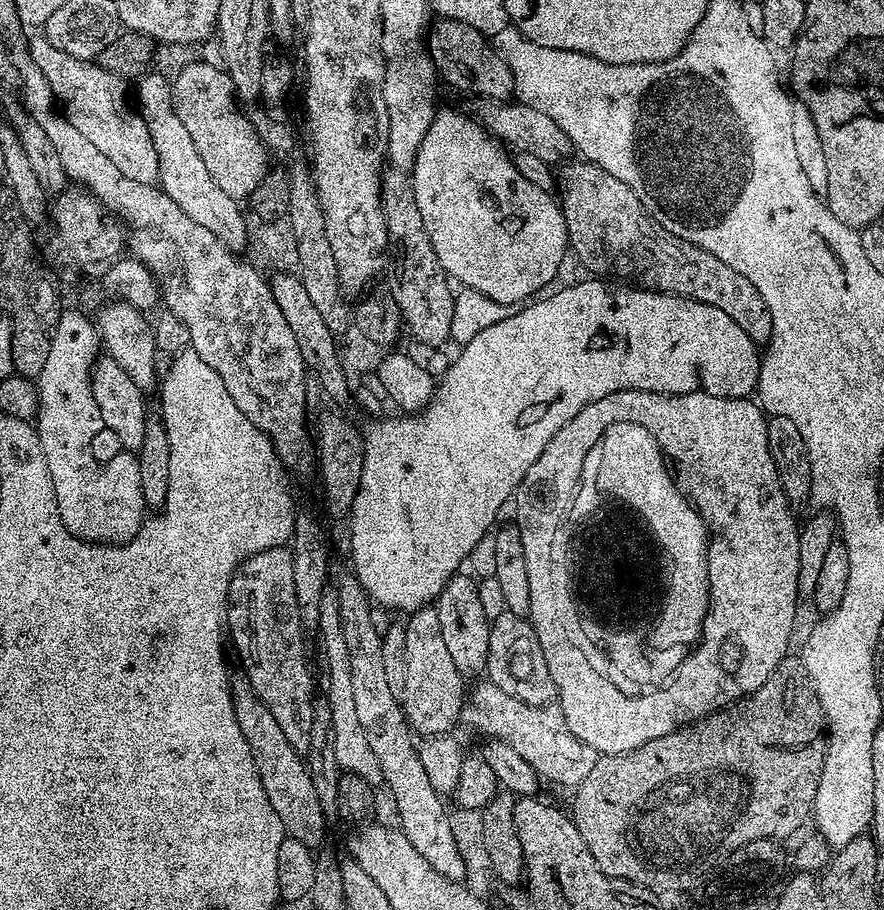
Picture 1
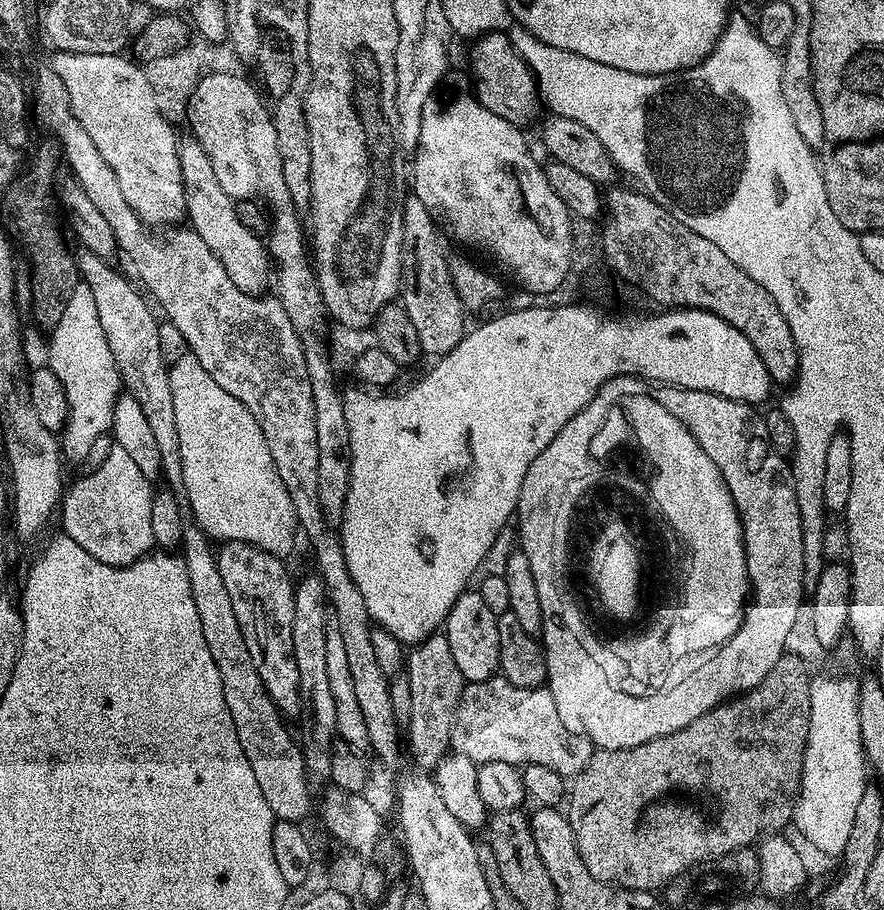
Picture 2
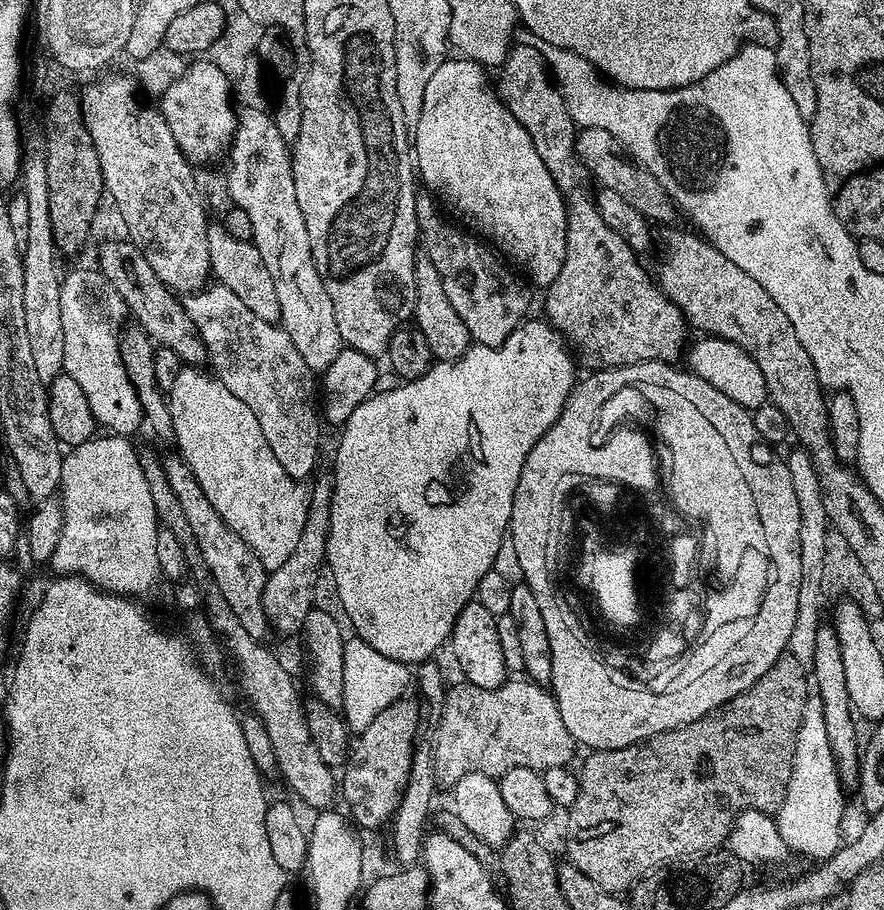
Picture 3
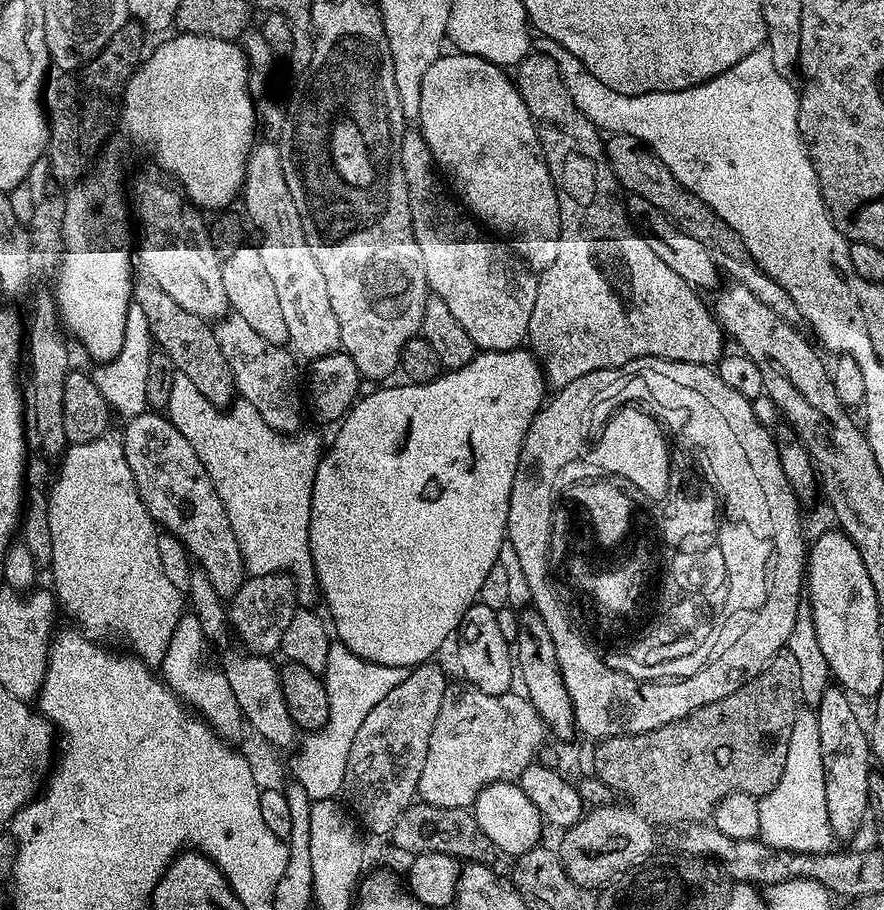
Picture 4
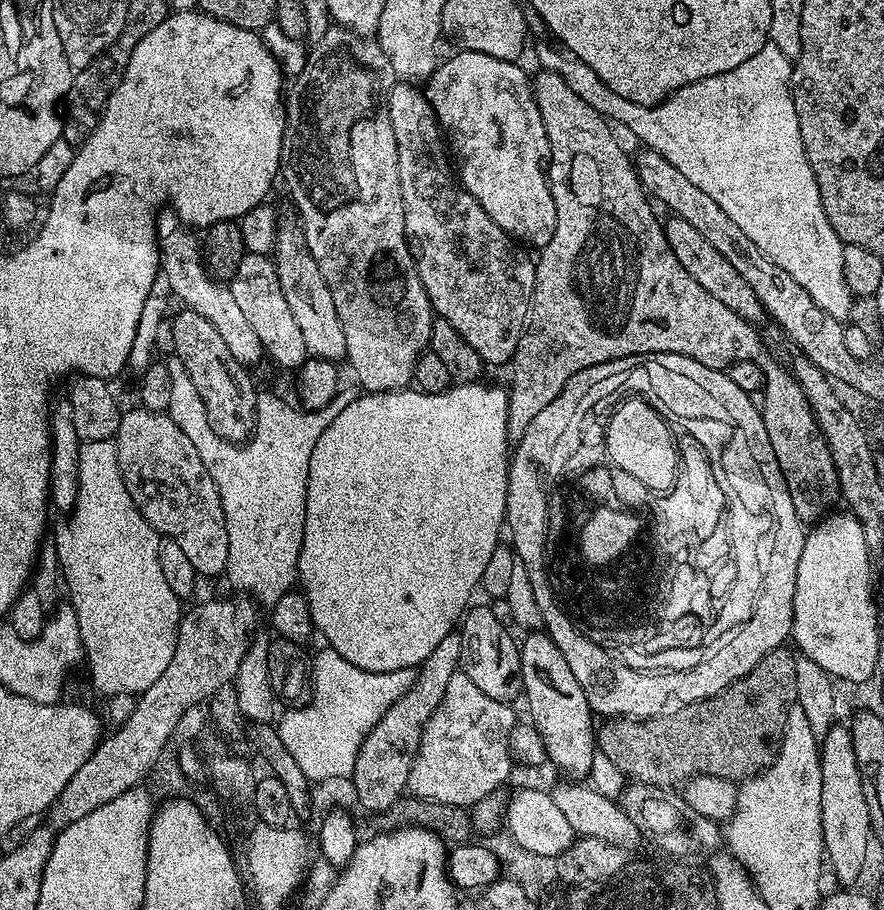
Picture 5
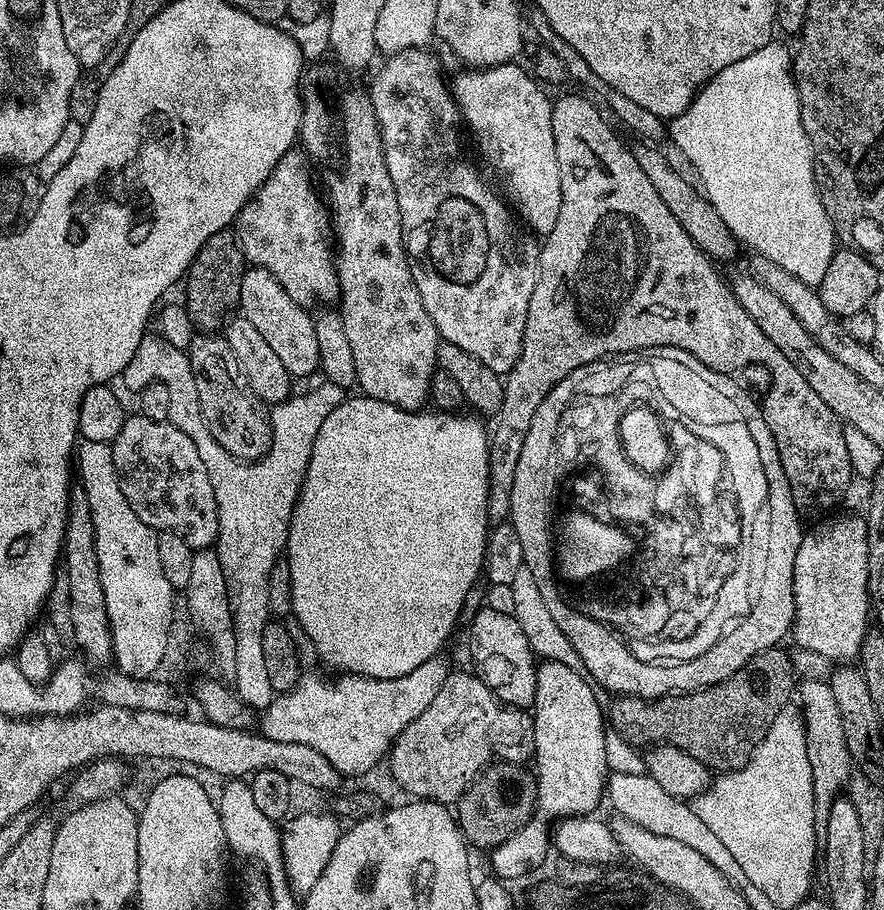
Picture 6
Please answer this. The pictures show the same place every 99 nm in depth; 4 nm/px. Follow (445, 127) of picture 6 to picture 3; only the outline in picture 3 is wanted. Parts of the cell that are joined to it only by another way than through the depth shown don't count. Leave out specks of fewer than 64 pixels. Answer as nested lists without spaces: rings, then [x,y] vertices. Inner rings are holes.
[[[428,194],[416,197],[416,221],[423,251],[428,260],[434,262],[434,270],[438,270],[438,278],[442,278],[442,286],[446,289],[446,298],[450,298],[454,310],[458,310],[458,318],[466,322],[466,330],[470,330],[473,341],[497,348],[529,315],[528,307],[532,304],[528,297],[529,285],[523,279],[520,281],[487,243],[481,242],[471,231],[455,228],[436,209],[435,203],[437,201]]]

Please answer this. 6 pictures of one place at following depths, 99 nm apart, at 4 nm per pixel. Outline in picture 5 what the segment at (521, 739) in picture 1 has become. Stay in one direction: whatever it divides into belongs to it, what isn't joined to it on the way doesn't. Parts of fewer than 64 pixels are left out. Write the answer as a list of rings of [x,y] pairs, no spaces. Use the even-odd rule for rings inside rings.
[[[459,670],[447,683],[441,704],[421,730],[421,742],[417,748],[413,765],[410,766],[407,791],[413,792],[416,800],[432,800],[435,804],[453,804],[467,809],[492,795],[501,787],[500,783],[511,774],[514,761],[508,752],[508,739],[511,730],[518,723],[518,717],[511,712],[509,705],[502,700],[482,694],[464,671]]]

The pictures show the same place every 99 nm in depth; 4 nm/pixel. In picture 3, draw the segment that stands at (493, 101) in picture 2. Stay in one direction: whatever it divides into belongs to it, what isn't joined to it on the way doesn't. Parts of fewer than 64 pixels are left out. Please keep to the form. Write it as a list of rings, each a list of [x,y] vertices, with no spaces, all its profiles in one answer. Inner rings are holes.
[[[535,43],[516,44],[509,50],[508,56],[504,59],[503,64],[499,65],[500,81],[495,81],[494,88],[500,97],[500,101],[507,106],[510,114],[514,114],[514,118],[518,118],[518,122],[522,122],[522,126],[526,126],[526,134],[530,134],[530,142],[534,142],[534,150],[538,150],[538,158],[542,158],[542,162],[546,162],[546,170],[550,170],[550,174],[556,179],[556,184],[560,191],[564,194],[564,207],[568,210],[568,229],[566,230],[566,258],[562,262],[562,270],[558,274],[558,278],[554,278],[552,284],[547,285],[544,296],[544,312],[549,324],[564,337],[565,341],[570,345],[571,351],[575,353],[580,360],[585,364],[585,369],[599,370],[601,368],[627,368],[629,364],[638,364],[641,360],[666,360],[669,362],[679,361],[682,353],[685,351],[686,343],[684,339],[690,333],[689,325],[686,323],[686,318],[680,313],[680,308],[674,301],[668,297],[660,288],[659,283],[640,265],[641,257],[635,252],[630,245],[619,236],[616,231],[610,226],[606,226],[606,222],[602,218],[602,214],[596,208],[596,197],[593,189],[588,189],[590,185],[590,177],[587,170],[584,169],[584,164],[576,158],[576,133],[578,126],[572,121],[570,110],[566,110],[566,102],[564,95],[560,93],[556,87],[553,77],[550,75],[548,63],[544,61],[544,55],[541,54]]]

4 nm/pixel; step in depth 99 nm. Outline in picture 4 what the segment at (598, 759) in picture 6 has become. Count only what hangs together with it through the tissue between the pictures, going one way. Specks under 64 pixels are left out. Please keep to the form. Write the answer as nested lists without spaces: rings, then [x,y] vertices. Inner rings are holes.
[[[534,607],[519,609],[514,633],[514,668],[518,680],[524,683],[523,691],[528,700],[543,718],[547,731],[556,736],[568,736],[577,731],[576,719],[572,713],[570,694],[562,682],[562,670],[558,666],[558,654],[554,654],[554,638],[546,630],[538,610]],[[516,639],[516,640],[515,640]]]

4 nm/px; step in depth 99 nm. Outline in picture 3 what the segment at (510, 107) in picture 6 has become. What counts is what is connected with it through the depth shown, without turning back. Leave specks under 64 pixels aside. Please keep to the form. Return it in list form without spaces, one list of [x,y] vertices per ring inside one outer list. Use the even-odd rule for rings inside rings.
[[[446,58],[442,66],[434,70],[430,83],[426,85],[426,94],[422,94],[422,114],[414,130],[415,171],[422,184],[424,179],[425,186],[429,188],[425,189],[433,197],[441,201],[444,199],[454,211],[461,212],[473,224],[471,227],[481,237],[489,236],[484,238],[491,241],[509,261],[517,260],[528,271],[527,279],[533,285],[552,284],[566,258],[568,210],[564,207],[564,194],[550,170],[546,170],[546,162],[538,158],[538,150],[534,150],[534,142],[530,142],[526,126],[510,114],[490,87],[490,80],[488,84],[484,77],[485,69],[473,60],[452,59]]]

